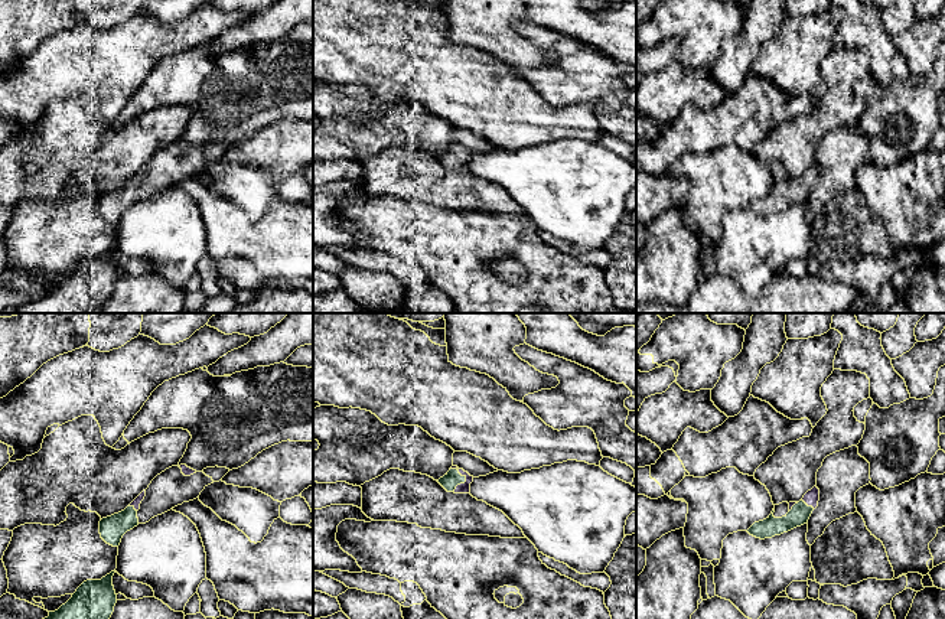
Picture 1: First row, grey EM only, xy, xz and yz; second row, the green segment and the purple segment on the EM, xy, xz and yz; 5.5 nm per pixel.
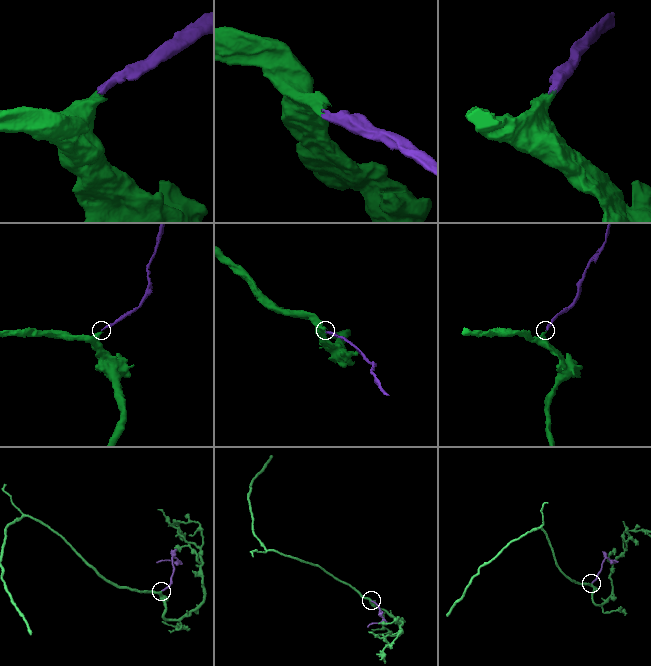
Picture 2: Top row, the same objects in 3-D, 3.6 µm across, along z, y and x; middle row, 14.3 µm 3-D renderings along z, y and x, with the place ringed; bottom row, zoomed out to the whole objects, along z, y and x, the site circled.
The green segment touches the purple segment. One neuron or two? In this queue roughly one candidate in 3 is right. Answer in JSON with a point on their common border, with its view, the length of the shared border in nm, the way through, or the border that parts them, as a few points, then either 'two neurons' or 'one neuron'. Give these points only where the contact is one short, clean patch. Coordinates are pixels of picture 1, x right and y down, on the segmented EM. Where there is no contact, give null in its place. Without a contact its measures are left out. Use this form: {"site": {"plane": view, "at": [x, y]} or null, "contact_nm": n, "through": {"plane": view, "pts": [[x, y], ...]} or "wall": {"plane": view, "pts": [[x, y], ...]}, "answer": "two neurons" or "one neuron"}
{"site": {"plane": "xz", "at": [465, 479]}, "contact_nm": 140, "through": {"plane": "xz", "pts": [[453, 478], [465, 479], [463, 488]]}, "answer": "one neuron"}

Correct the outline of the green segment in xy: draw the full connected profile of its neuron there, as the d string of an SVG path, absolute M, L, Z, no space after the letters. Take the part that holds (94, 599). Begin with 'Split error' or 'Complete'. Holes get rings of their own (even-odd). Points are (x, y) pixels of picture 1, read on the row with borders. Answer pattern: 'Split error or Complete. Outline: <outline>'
Complete. Outline: M115 570L101 580L84 581L72 597L45 619L110 619L117 603L113 586Z

